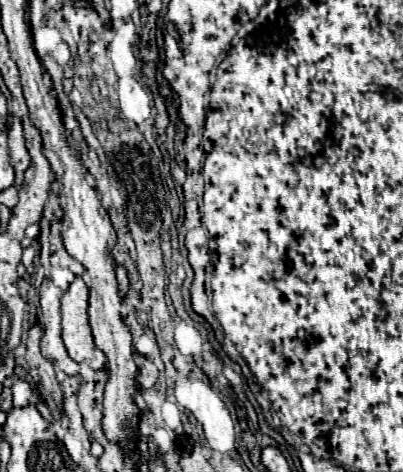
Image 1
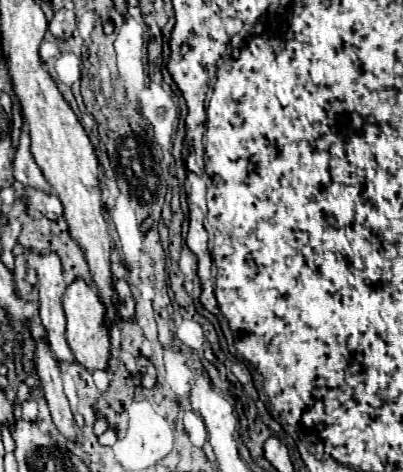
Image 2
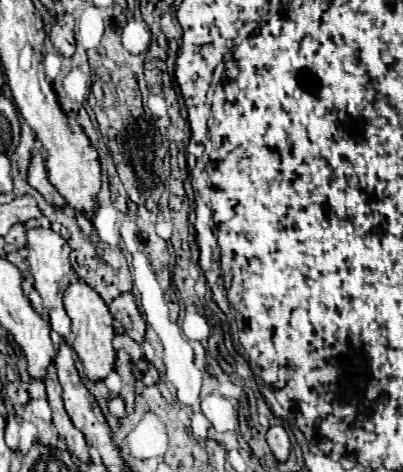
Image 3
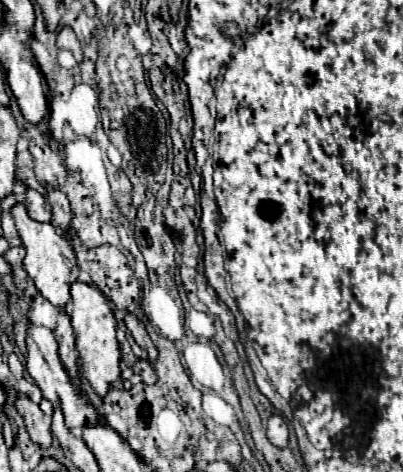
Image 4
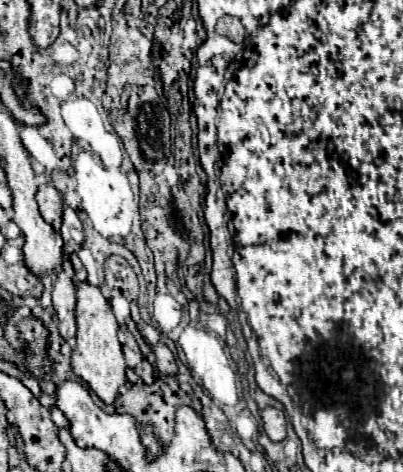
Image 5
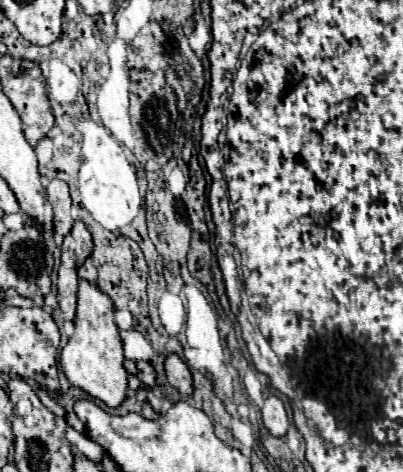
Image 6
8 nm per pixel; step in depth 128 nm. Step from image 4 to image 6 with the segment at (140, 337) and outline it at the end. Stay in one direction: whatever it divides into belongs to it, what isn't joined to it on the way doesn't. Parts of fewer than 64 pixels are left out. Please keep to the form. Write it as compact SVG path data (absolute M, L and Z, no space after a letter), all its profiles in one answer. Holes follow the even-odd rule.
M176 354L166 358L166 376L168 382L182 394L182 398L190 398L192 396L192 374L186 366L184 360L180 360Z

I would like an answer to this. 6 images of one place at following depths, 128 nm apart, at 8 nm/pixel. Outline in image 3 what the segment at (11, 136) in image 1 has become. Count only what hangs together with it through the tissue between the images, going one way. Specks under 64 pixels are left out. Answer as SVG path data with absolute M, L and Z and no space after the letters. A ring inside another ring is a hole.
M36 154L36 156L32 158L32 162L30 162L28 184L34 186L34 188L36 188L36 190L46 198L48 204L52 204L52 206L56 206L56 208L64 208L66 200L64 200L64 196L62 196L62 194L52 186L52 182L48 180L46 164L44 164L44 160L42 160L38 154Z

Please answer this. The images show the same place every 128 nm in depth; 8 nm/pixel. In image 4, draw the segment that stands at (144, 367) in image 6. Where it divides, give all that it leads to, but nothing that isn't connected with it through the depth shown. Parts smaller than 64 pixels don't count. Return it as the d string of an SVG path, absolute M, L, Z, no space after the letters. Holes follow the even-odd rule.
M138 360L134 364L134 372L140 374L146 384L154 384L156 382L156 372L154 372L154 368L152 368L152 364L148 360Z

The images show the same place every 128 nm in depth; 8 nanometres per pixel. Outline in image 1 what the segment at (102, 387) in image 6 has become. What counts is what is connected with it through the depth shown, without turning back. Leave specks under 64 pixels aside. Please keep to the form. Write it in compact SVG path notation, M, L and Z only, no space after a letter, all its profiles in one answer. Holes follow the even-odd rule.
M76 278L62 296L62 338L72 360L86 362L92 370L106 366L106 356L94 344L88 324L88 286Z

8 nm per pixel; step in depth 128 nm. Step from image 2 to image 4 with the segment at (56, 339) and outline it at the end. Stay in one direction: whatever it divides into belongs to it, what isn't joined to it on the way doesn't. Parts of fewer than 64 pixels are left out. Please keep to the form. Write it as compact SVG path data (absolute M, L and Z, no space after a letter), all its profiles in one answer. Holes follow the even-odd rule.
M20 202L14 204L12 218L16 222L20 240L26 248L24 270L34 280L36 288L42 292L42 296L46 300L50 300L56 308L66 308L66 304L70 302L70 286L72 286L72 282L78 280L78 274L80 274L80 268L76 264L76 254L70 246L70 242L66 240L66 236L60 236L60 232L56 232L56 228L52 224L42 224L42 222L32 220L28 216L26 206Z

